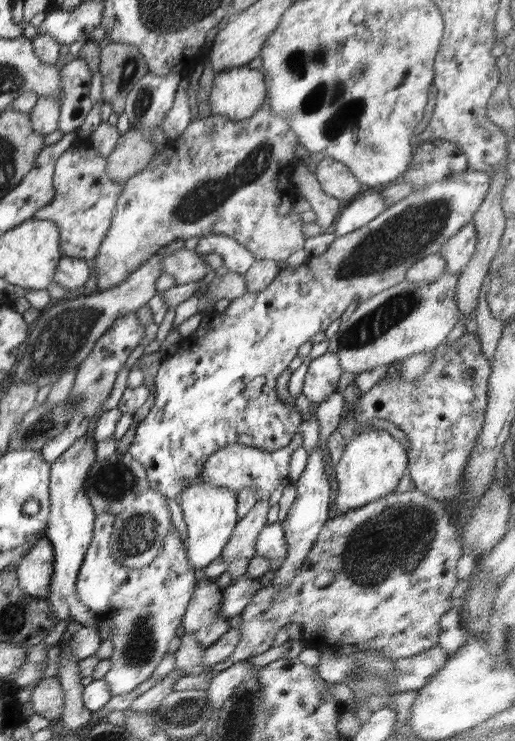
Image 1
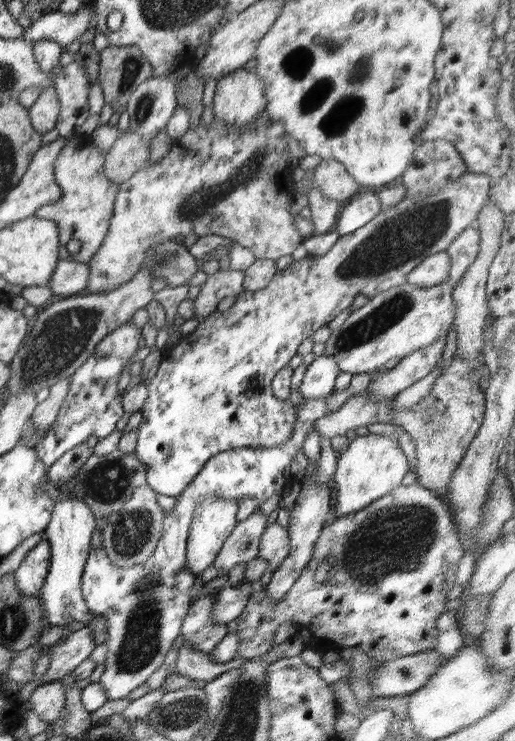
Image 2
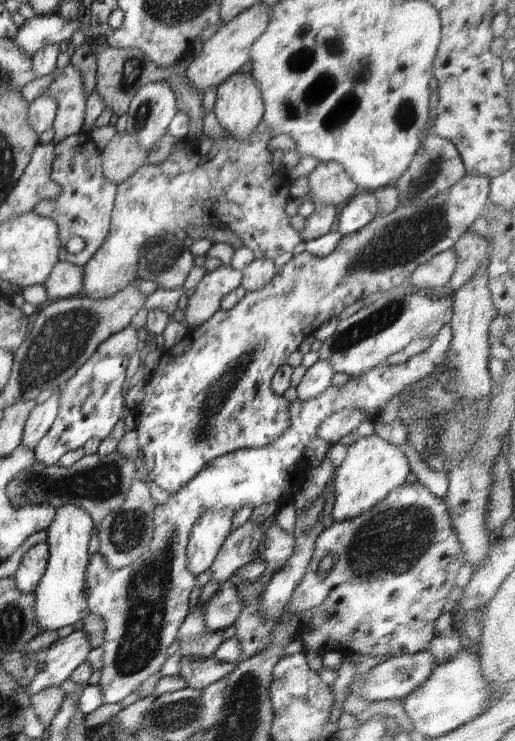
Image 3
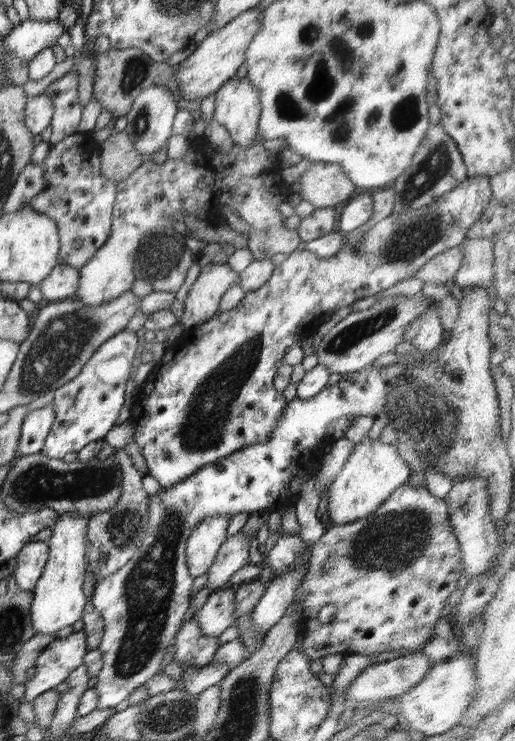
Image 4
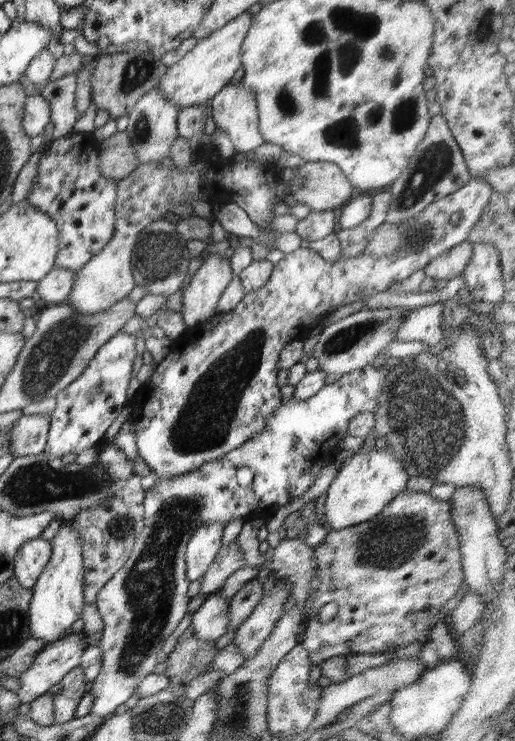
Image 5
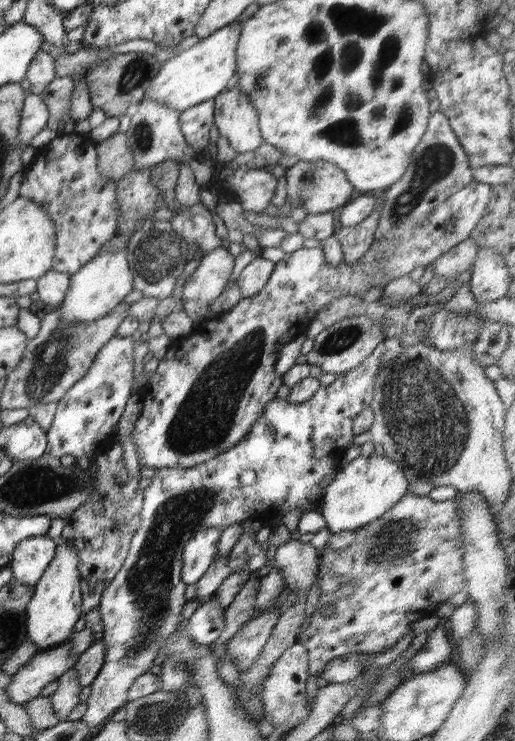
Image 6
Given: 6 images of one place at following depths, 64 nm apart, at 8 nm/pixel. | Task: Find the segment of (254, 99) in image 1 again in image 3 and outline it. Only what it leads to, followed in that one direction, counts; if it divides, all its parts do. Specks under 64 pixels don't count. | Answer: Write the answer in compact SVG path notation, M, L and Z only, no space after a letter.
M237 72L216 87L213 111L218 122L237 139L250 136L263 120L265 104L250 73Z

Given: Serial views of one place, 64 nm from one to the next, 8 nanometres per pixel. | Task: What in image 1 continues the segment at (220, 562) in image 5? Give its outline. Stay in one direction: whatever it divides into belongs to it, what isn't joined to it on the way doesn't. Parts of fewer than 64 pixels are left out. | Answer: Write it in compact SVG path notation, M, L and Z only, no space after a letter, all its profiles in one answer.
M257 499L249 513L236 524L235 530L226 543L221 555L227 564L235 558L255 556L254 543L264 526L268 525L266 515L270 510L268 499Z

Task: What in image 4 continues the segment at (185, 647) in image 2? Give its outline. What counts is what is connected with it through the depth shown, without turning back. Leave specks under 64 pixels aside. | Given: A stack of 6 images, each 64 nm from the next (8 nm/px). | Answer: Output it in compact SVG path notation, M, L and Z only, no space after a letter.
M212 661L206 666L201 666L199 669L186 667L183 671L182 688L190 694L198 696L207 688L219 685L230 672L230 668L228 665Z

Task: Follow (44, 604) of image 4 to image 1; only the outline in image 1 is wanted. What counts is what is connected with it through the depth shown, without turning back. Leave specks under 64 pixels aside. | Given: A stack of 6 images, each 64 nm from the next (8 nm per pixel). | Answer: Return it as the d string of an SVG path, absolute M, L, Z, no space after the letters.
M84 435L77 438L54 462L51 462L49 499L50 512L48 524L44 531L46 538L52 543L54 549L54 562L52 580L50 583L49 595L46 600L51 604L53 617L58 620L68 620L68 622L79 622L84 627L96 627L100 619L98 615L91 611L84 603L80 602L76 590L76 579L85 552L90 544L92 534L94 534L95 510L91 505L86 492L87 476L96 460L96 444L93 437Z

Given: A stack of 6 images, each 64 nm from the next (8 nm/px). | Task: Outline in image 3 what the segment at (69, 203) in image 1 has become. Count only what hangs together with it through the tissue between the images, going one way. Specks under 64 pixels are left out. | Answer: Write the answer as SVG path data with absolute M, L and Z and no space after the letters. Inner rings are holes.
M80 132L57 143L53 158L51 177L61 188L56 200L41 200L33 212L56 222L61 248L60 261L84 267L100 249L110 230L111 212L115 203L117 184L103 175L99 149L87 132ZM74 237L84 239L86 247L80 254L69 254L67 242Z

